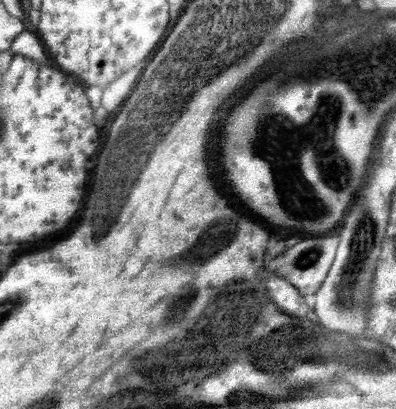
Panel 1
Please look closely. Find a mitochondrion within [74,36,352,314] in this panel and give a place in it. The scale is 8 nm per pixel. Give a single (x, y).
(211, 239)

